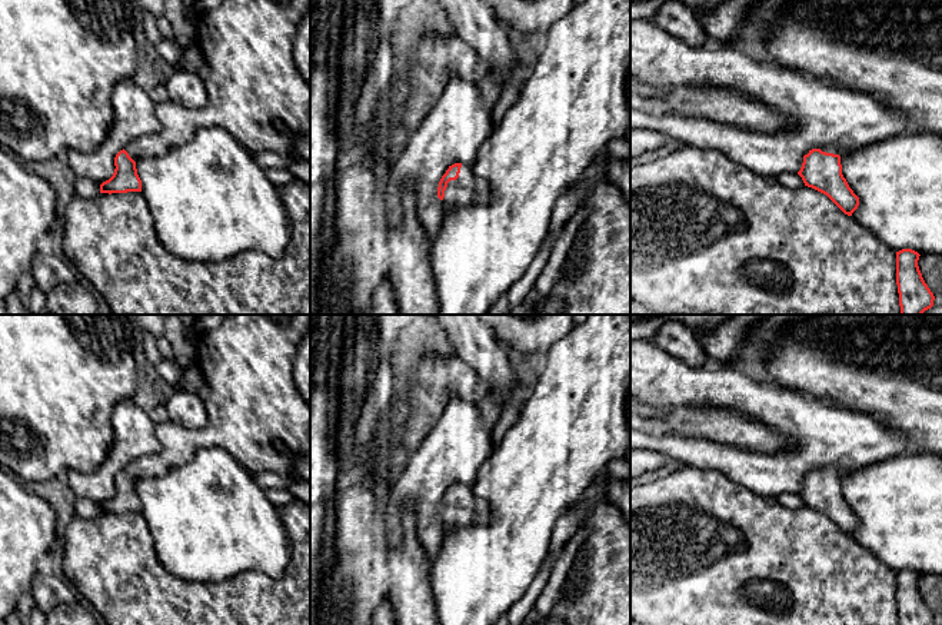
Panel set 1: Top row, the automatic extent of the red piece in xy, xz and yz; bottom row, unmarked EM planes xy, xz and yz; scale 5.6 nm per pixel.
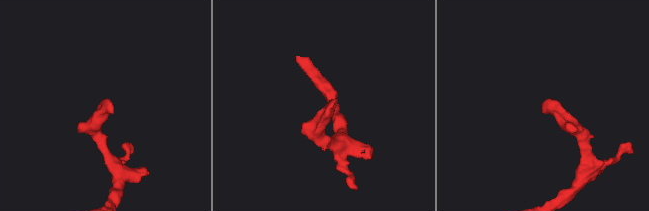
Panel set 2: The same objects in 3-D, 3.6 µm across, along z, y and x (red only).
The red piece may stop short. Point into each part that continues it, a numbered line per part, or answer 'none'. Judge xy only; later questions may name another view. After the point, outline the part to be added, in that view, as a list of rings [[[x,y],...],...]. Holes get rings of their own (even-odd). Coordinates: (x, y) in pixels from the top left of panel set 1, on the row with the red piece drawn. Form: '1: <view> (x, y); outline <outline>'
1: xy (245, 47); outline [[[216,0],[216,1],[206,3],[202,7],[200,19],[196,26],[194,53],[202,67],[204,87],[209,97],[207,103],[203,107],[193,109],[193,110],[179,109],[172,102],[156,104],[156,116],[162,123],[162,130],[159,133],[144,134],[139,139],[132,140],[124,147],[129,156],[136,163],[144,157],[162,156],[169,150],[172,150],[173,147],[177,147],[190,142],[199,130],[209,129],[209,127],[219,127],[227,132],[229,134],[232,134],[239,143],[242,143],[252,153],[272,150],[286,157],[292,157],[292,159],[296,157],[294,149],[293,149],[293,140],[290,134],[292,133],[310,134],[310,86],[303,80],[293,60],[293,41],[296,37],[297,29],[300,26],[300,21],[303,20],[309,9],[310,9],[310,0]]]

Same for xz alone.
1: xz (468, 188); outline [[[462,164],[459,177],[447,183],[443,202],[446,205],[485,203],[489,195],[486,182],[477,177],[470,166]]]

